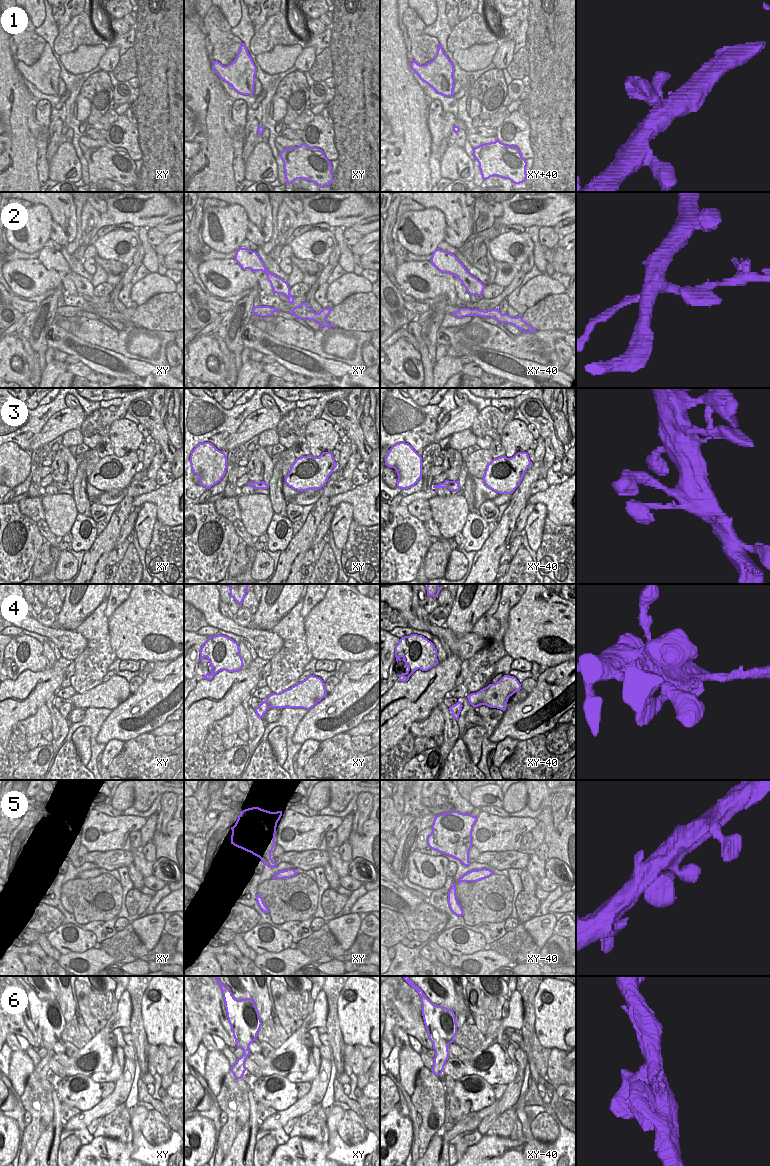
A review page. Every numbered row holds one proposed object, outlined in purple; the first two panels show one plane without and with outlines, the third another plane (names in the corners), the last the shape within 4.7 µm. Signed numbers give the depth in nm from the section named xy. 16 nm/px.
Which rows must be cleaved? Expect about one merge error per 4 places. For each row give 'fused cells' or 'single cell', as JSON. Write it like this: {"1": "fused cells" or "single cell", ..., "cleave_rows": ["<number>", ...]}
{"1": "single cell", "2": "fused cells", "3": "single cell", "4": "single cell", "5": "single cell", "6": "single cell", "cleave_rows": ["2"]}

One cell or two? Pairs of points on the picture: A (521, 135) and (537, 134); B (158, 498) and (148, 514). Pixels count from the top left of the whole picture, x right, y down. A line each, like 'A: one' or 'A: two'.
A: two
B: two

